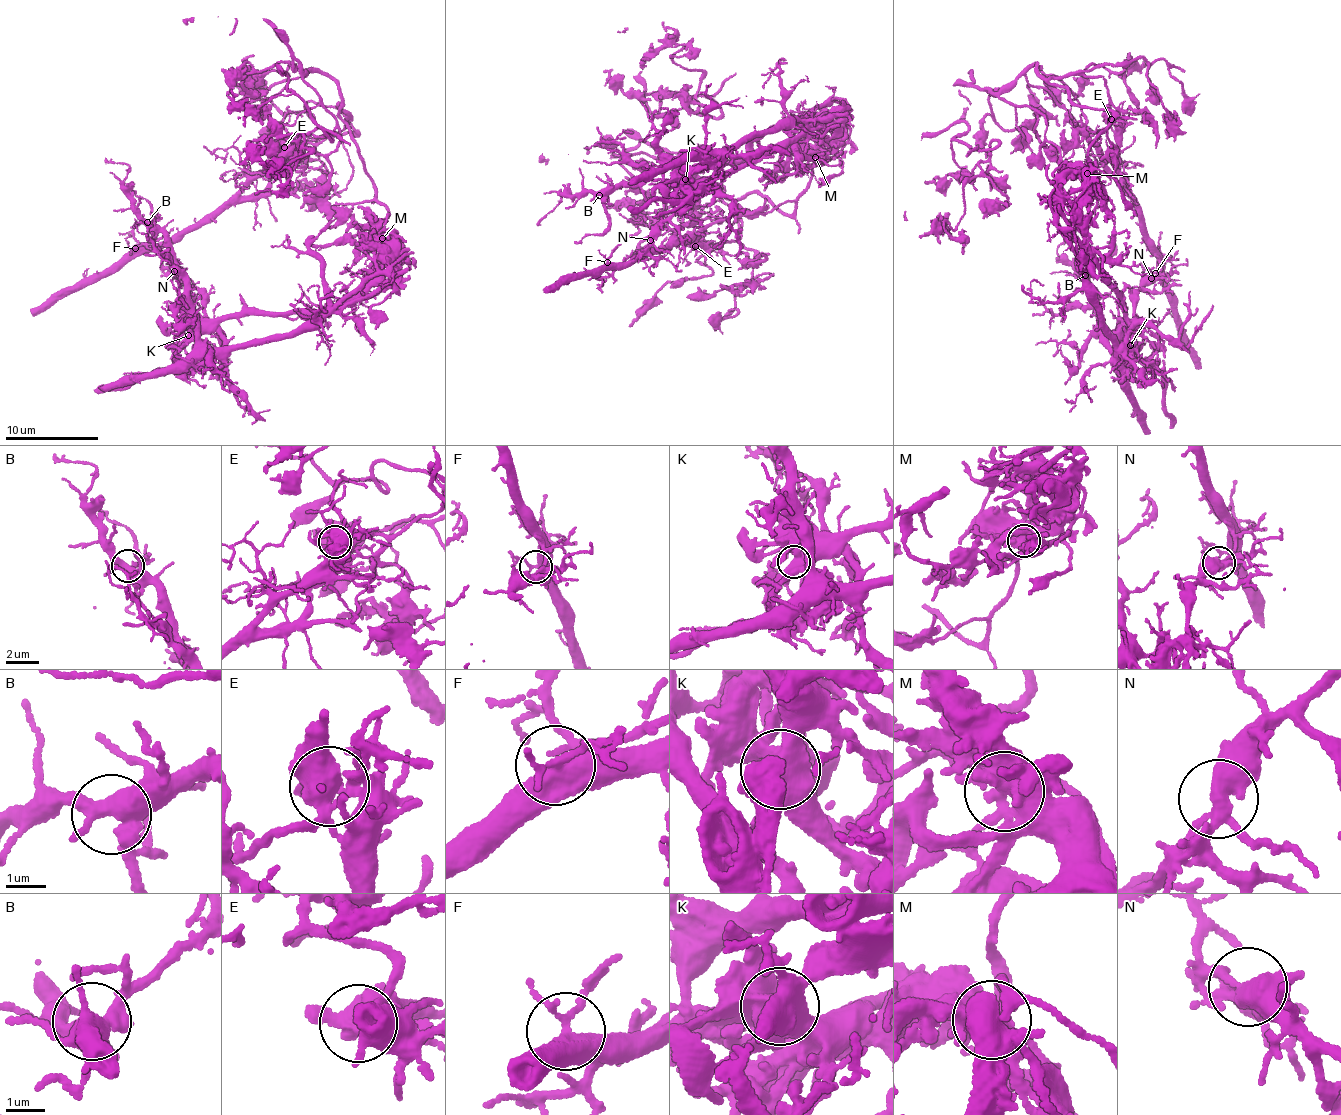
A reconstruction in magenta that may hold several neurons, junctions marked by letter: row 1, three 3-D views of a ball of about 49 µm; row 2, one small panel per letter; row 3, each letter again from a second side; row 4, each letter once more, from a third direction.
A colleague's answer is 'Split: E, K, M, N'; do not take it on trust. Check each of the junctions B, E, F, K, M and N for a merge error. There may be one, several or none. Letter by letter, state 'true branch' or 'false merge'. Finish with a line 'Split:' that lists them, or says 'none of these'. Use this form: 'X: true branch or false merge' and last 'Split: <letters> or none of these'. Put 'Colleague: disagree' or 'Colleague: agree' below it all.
B: true branch
E: false merge
F: true branch
K: true branch
M: false merge
N: false merge
Split: E, M, N
Colleague: disagree

